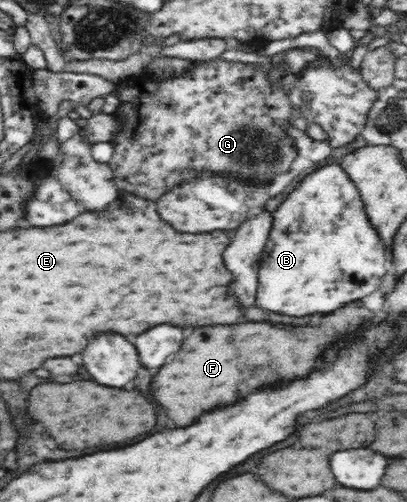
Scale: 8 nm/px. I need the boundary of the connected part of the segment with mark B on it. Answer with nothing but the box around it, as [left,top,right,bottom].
[256,164,386,316]

